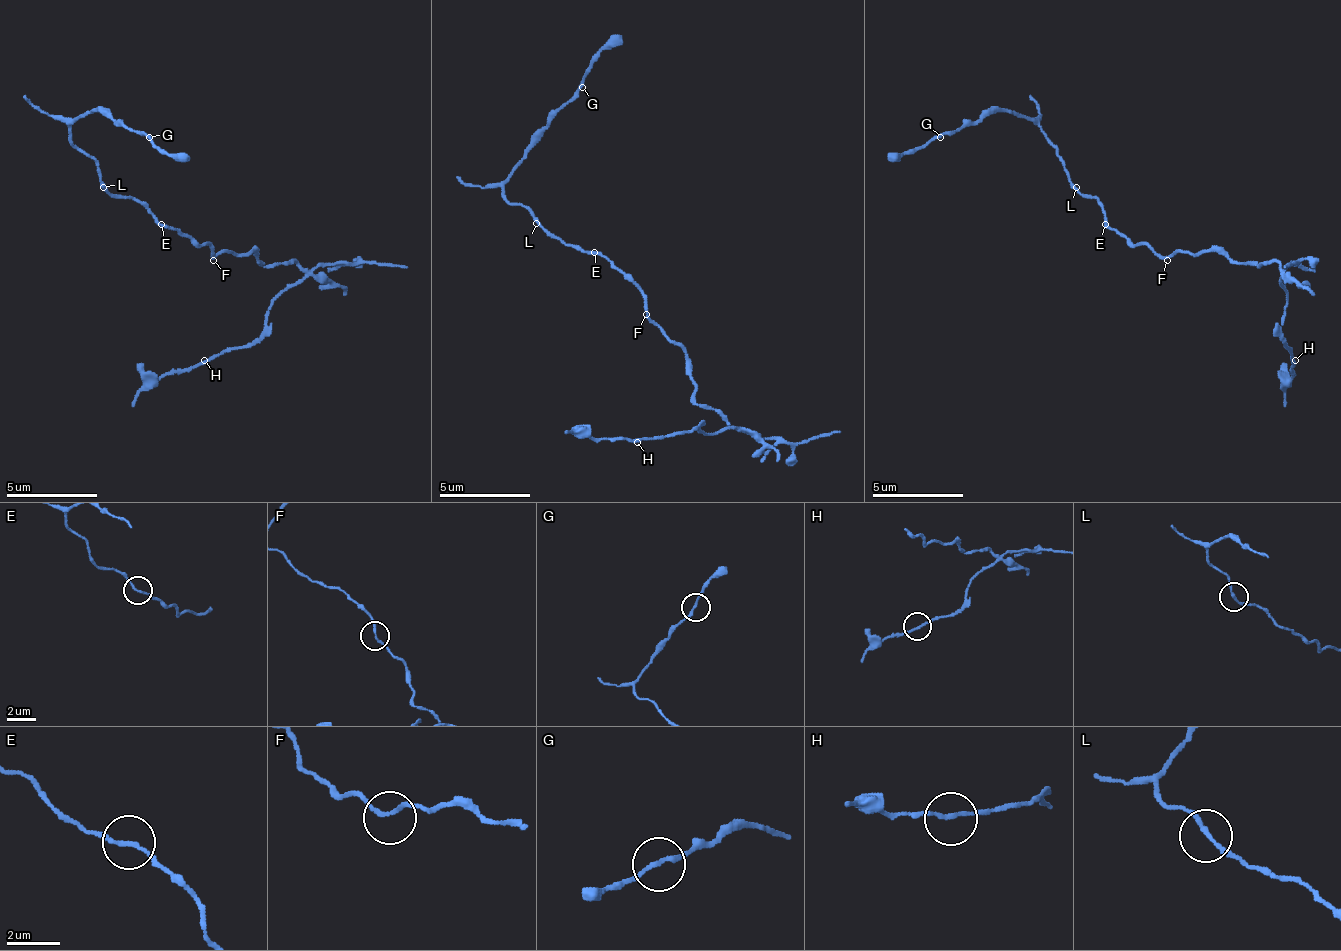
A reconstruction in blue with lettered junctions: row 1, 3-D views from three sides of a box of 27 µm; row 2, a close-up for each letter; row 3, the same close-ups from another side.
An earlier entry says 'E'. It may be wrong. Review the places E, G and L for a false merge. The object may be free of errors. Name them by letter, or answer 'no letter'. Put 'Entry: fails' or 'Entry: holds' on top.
Entry: holds
E

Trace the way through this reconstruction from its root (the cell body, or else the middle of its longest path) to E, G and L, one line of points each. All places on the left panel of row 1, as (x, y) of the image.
E: (204, 246), (195, 246), (163, 223)
G: (204, 246), (158, 223), (135, 200), (113, 196), (72, 141), (72, 123), (103, 109), (149, 137)
L: (204, 246), (195, 246), (167, 223), (158, 223), (135, 200), (126, 196), (113, 196), (103, 187)

